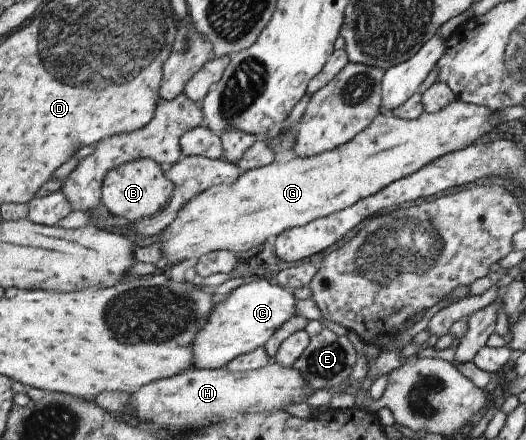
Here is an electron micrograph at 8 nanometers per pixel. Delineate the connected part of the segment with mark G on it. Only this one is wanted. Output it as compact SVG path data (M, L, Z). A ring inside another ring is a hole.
M460 99L452 101L438 113L423 112L414 120L379 113L367 129L358 133L352 141L332 151L313 157L297 156L288 163L274 161L270 165L244 172L238 181L232 184L222 183L192 197L182 209L178 209L176 216L164 227L158 240L162 257L167 259L169 265L174 265L194 257L200 259L202 255L217 250L224 249L238 254L238 251L254 249L270 239L276 239L288 229L307 225L318 218L344 210L344 207L350 207L356 201L378 193L394 181L416 173L418 169L422 169L438 157L473 145L484 133L490 133L497 126L490 119L492 115L496 113L488 107L466 103Z

